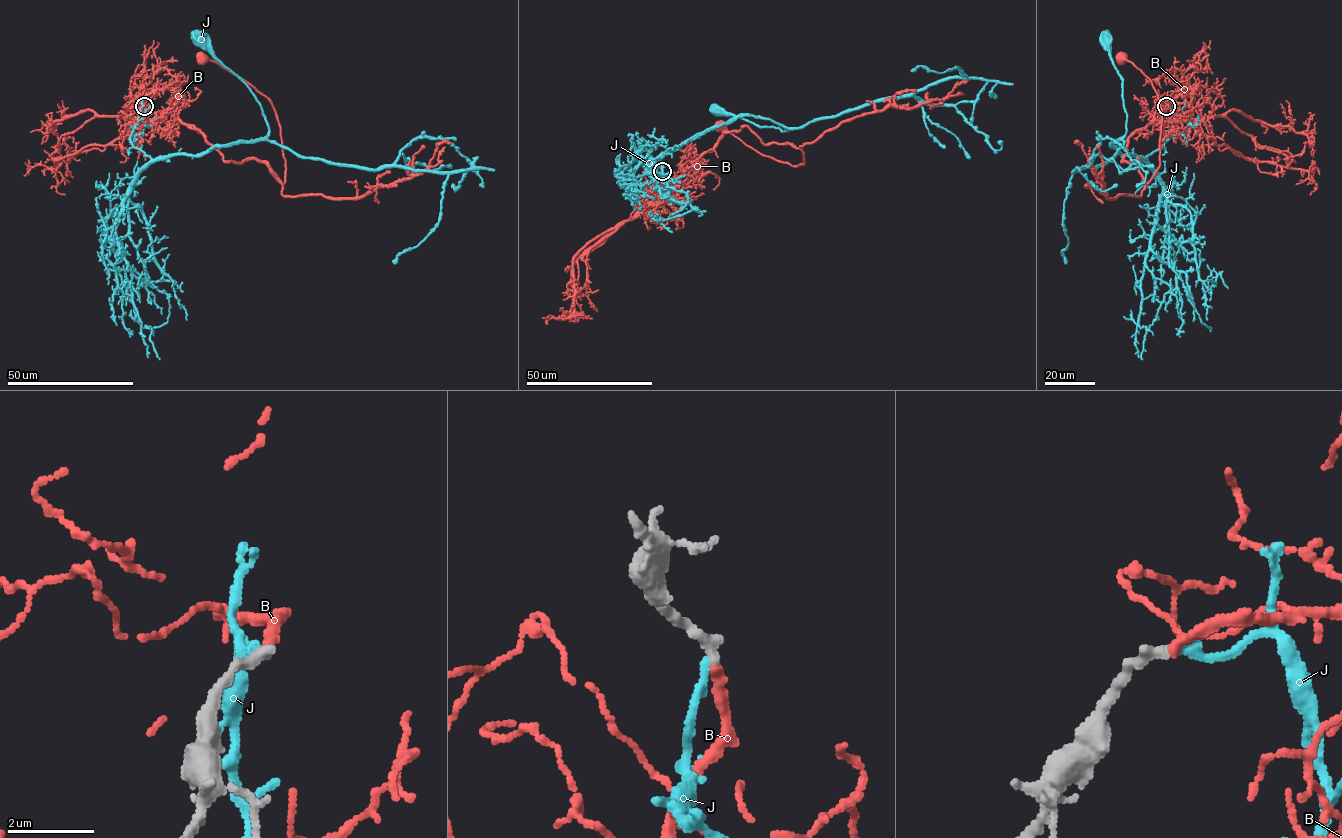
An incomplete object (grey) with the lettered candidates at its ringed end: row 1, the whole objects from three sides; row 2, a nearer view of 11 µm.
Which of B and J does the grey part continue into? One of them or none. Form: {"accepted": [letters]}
{"accepted": ["B"]}

